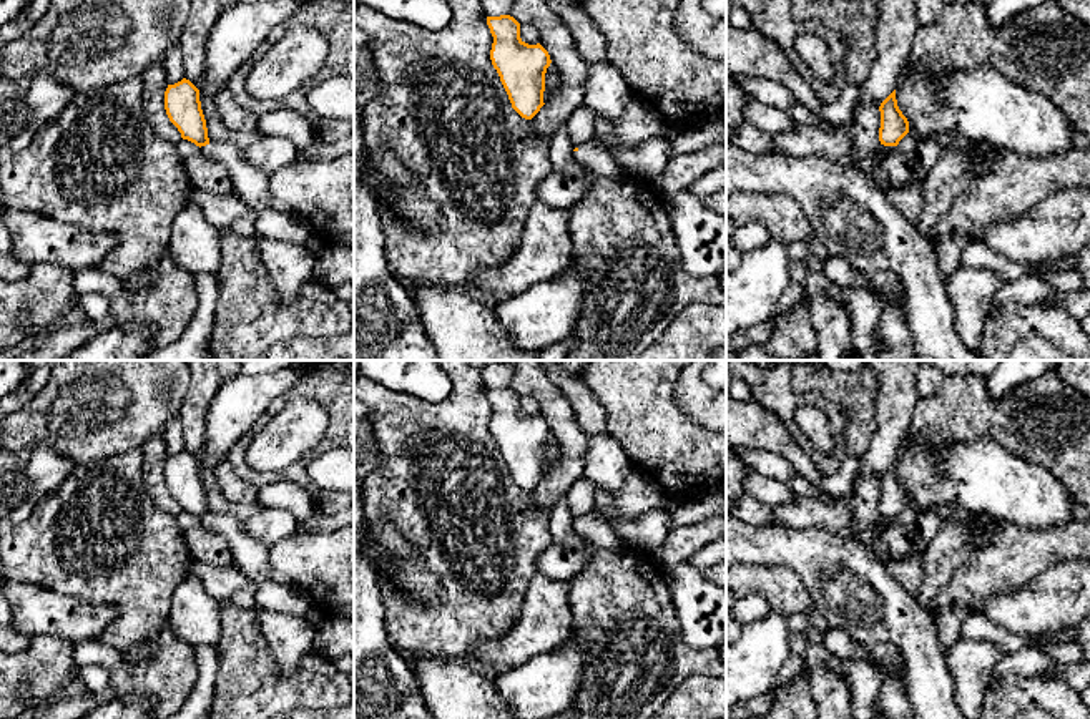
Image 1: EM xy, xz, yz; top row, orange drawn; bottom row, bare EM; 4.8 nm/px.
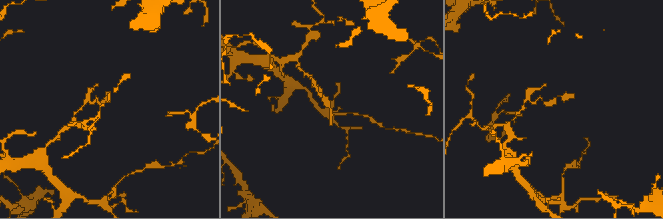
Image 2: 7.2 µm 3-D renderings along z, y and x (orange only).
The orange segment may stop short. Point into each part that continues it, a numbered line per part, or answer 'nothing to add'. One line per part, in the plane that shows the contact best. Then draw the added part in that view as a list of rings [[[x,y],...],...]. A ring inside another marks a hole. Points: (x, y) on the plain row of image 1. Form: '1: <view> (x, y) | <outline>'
1: xy (251, 557) | [[[209,515],[199,523],[223,536],[231,548],[234,565],[256,584],[263,586],[269,580],[271,545],[248,536],[241,521],[234,516]]]

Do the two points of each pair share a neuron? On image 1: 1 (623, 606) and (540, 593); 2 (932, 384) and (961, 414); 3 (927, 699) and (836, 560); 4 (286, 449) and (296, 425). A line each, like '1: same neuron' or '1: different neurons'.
1: different neurons
2: different neurons
3: same neuron
4: same neuron

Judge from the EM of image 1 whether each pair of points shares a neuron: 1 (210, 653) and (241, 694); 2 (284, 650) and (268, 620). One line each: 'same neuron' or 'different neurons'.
1: different neurons
2: same neuron

